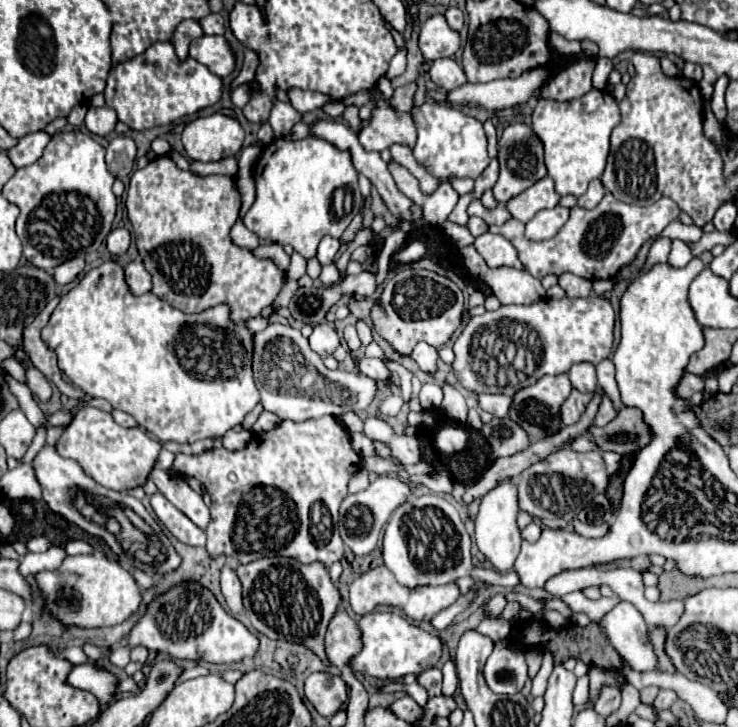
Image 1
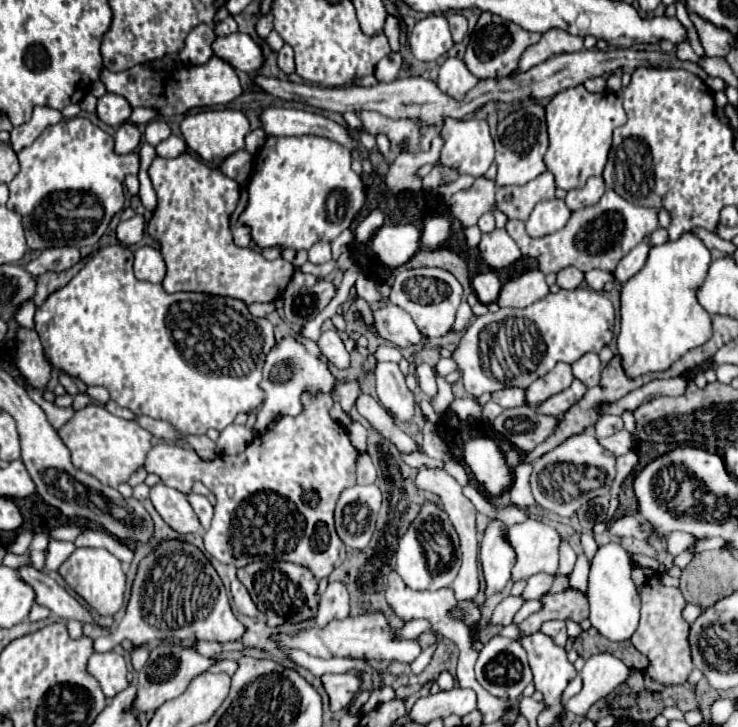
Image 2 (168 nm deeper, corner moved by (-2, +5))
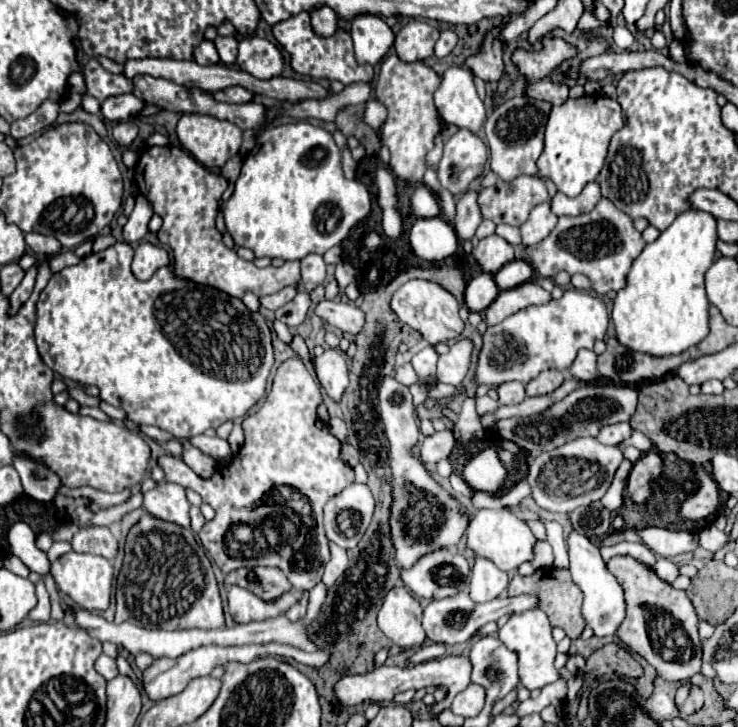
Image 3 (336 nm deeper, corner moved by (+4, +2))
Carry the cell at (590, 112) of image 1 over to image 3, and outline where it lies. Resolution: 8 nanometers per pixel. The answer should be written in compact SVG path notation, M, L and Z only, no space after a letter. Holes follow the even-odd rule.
M583 95L579 99L567 99L563 105L553 107L549 123L545 127L545 149L537 159L539 175L549 177L555 187L567 197L577 197L587 183L597 179L605 163L609 141L621 127L621 107L617 101L605 95Z

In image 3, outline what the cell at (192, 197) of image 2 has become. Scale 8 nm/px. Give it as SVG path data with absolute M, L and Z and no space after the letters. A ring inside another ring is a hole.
M173 145L145 147L135 165L135 183L139 191L149 199L155 213L163 219L157 237L161 243L173 249L177 277L191 279L201 285L211 285L229 293L231 297L243 297L245 291L253 291L257 297L263 297L301 281L299 261L285 261L277 269L259 269L223 245L221 233L215 227L215 217L217 203L227 189L227 179L205 169L185 149Z

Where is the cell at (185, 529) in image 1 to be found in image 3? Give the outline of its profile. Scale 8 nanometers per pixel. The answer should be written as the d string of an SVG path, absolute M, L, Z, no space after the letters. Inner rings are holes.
M163 481L155 489L145 493L143 507L157 519L177 523L189 529L189 501L185 497L185 489L177 483Z

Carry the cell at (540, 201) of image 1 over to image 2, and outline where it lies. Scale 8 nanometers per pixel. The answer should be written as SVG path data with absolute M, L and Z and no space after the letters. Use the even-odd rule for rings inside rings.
M543 172L525 186L503 186L497 188L497 206L507 214L507 218L527 220L531 210L541 200L555 198L555 184L551 172Z

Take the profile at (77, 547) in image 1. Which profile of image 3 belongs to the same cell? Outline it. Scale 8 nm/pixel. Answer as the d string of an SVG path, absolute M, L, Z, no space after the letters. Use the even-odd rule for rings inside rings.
M85 525L79 527L75 537L71 539L71 547L77 553L95 553L105 559L113 559L117 555L117 539L111 535L107 527Z

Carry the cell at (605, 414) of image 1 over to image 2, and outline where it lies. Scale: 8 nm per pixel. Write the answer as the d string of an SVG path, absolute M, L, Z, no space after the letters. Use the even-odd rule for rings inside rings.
M603 414L595 424L597 436L611 436L619 430L623 430L623 420L621 420L621 416L615 416L615 414Z

